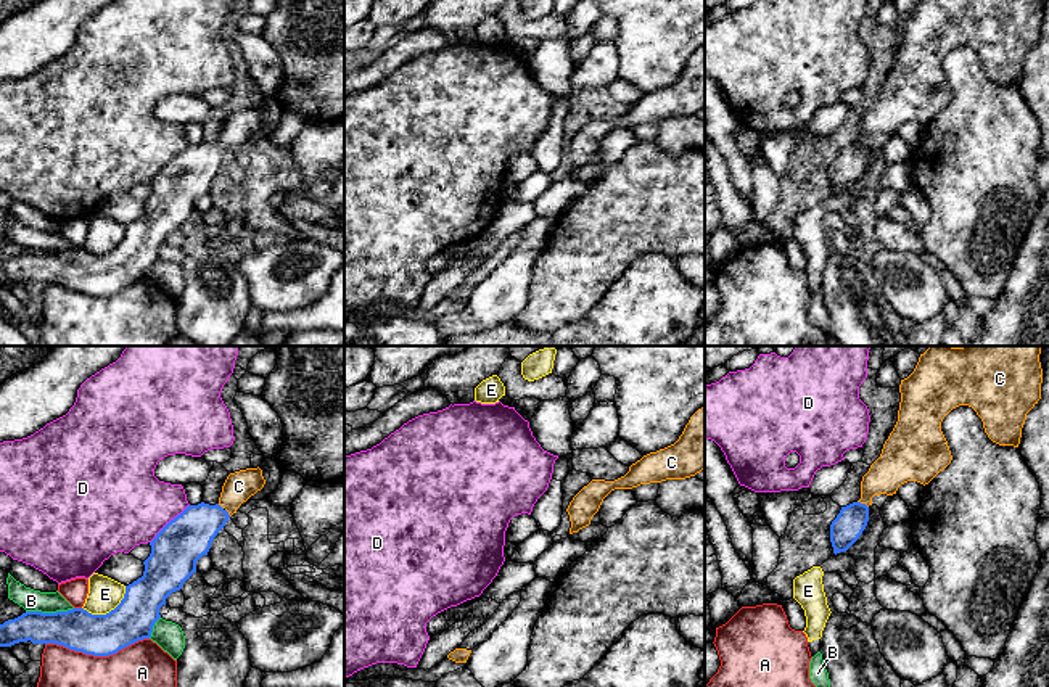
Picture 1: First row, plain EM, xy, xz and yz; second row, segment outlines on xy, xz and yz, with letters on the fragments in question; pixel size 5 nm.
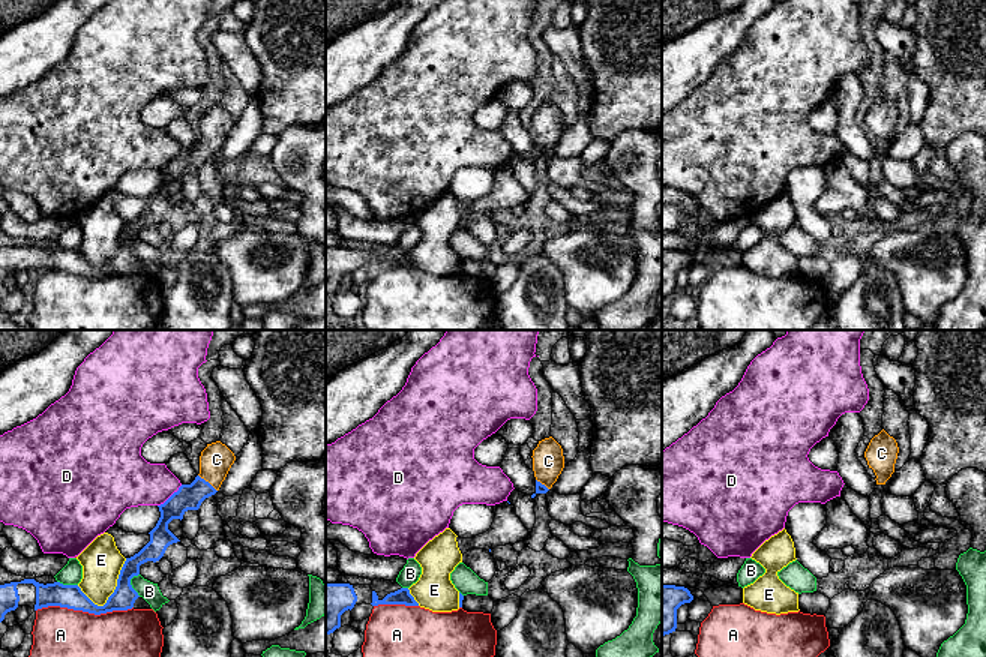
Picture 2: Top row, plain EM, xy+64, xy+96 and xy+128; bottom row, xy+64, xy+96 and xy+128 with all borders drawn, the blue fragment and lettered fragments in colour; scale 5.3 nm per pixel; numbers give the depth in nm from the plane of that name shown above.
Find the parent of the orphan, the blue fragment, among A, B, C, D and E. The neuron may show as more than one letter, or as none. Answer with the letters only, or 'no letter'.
C

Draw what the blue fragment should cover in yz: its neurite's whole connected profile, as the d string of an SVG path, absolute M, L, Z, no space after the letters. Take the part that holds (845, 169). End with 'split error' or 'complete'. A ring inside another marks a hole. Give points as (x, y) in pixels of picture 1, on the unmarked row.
M919 0L914 11L901 19L898 61L880 97L862 116L861 138L841 146L830 164L833 193L846 191L859 179L867 166L874 135L893 135L907 121L925 125L951 103L952 95L941 61L952 48L972 47L993 82L1018 87L1026 53L1041 39L1041 23L1039 0Z; split error

